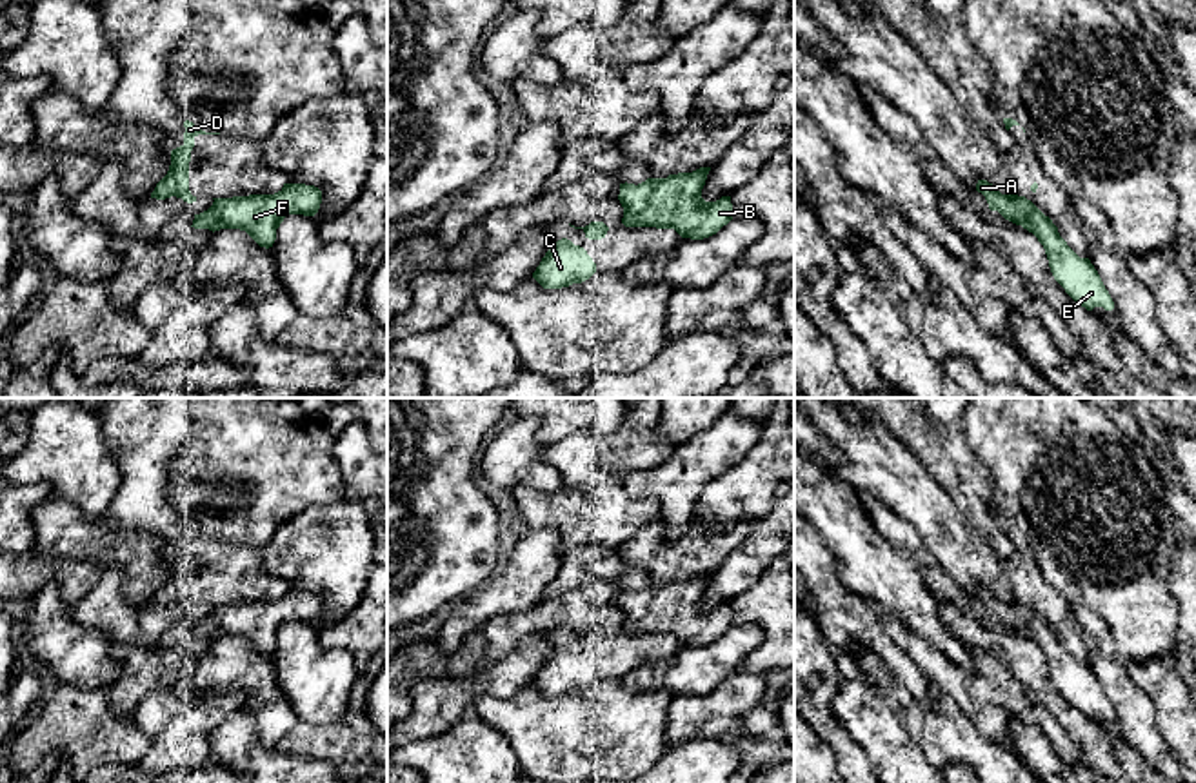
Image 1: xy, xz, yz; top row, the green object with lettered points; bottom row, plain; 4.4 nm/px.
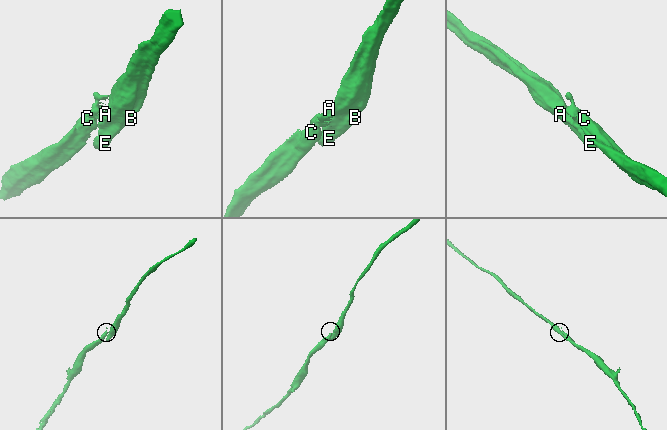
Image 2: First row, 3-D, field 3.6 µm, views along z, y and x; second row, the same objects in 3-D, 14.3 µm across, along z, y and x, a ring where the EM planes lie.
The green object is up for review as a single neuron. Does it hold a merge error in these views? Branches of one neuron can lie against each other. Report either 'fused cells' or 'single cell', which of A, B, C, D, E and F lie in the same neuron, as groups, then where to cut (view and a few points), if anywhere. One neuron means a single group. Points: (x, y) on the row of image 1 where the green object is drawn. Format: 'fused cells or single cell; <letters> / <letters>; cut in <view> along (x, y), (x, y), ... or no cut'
fused cells; A B E F / C D; cut in xy along (220, 198), (215, 202)

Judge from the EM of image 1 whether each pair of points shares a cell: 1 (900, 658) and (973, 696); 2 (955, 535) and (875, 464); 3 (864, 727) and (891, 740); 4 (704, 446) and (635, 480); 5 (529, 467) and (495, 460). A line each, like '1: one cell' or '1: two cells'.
1: two cells
2: one cell
3: one cell
4: one cell
5: one cell

